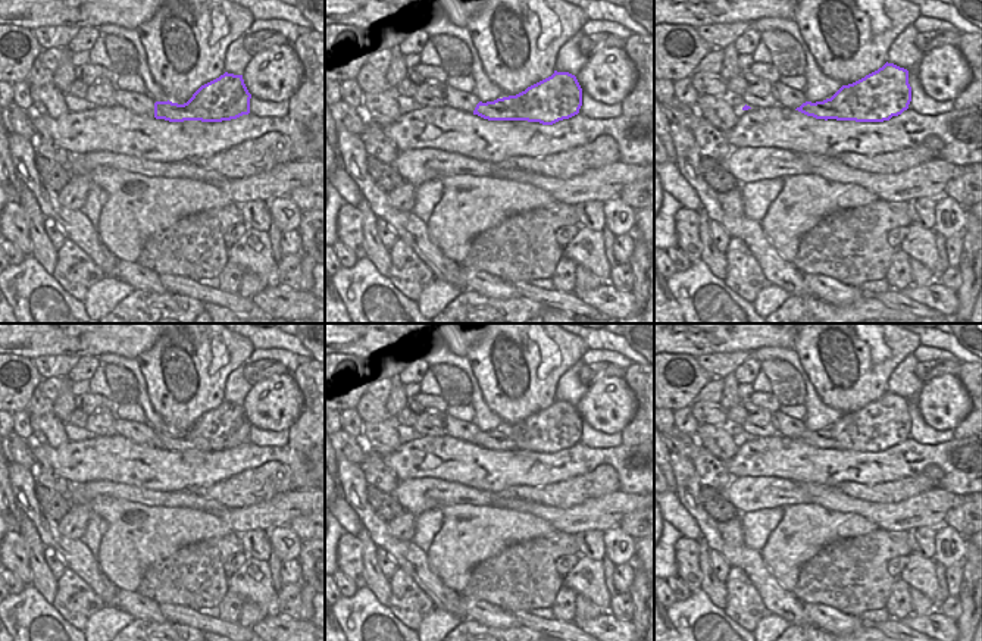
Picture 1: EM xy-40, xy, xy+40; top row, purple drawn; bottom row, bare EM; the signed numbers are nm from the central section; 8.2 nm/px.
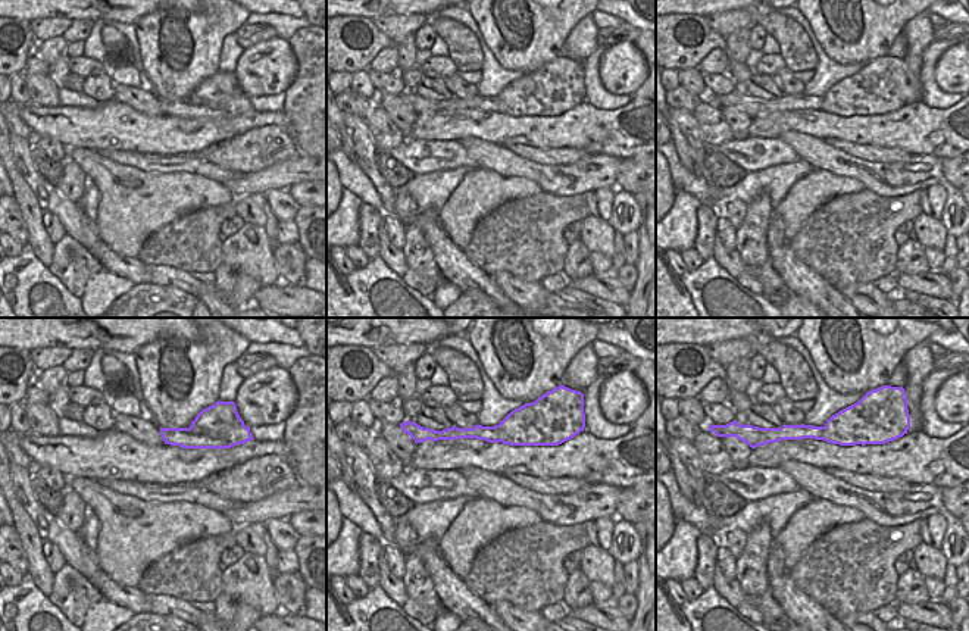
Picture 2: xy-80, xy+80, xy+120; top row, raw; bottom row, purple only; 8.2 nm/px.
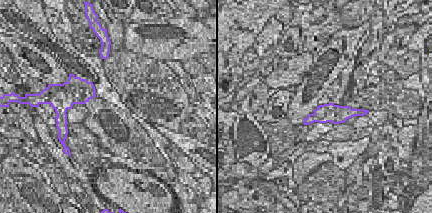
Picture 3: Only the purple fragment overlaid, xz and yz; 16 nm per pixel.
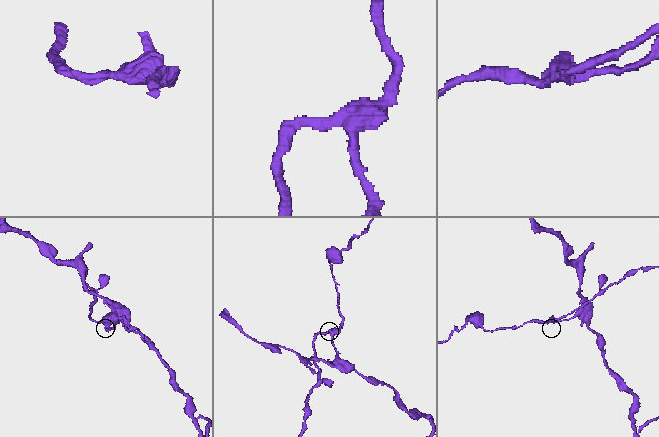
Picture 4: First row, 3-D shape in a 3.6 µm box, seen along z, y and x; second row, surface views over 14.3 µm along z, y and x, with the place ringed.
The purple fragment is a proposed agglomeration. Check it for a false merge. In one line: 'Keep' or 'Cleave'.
Cleave.

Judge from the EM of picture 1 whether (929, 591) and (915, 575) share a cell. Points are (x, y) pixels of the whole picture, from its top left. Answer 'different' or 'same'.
same

